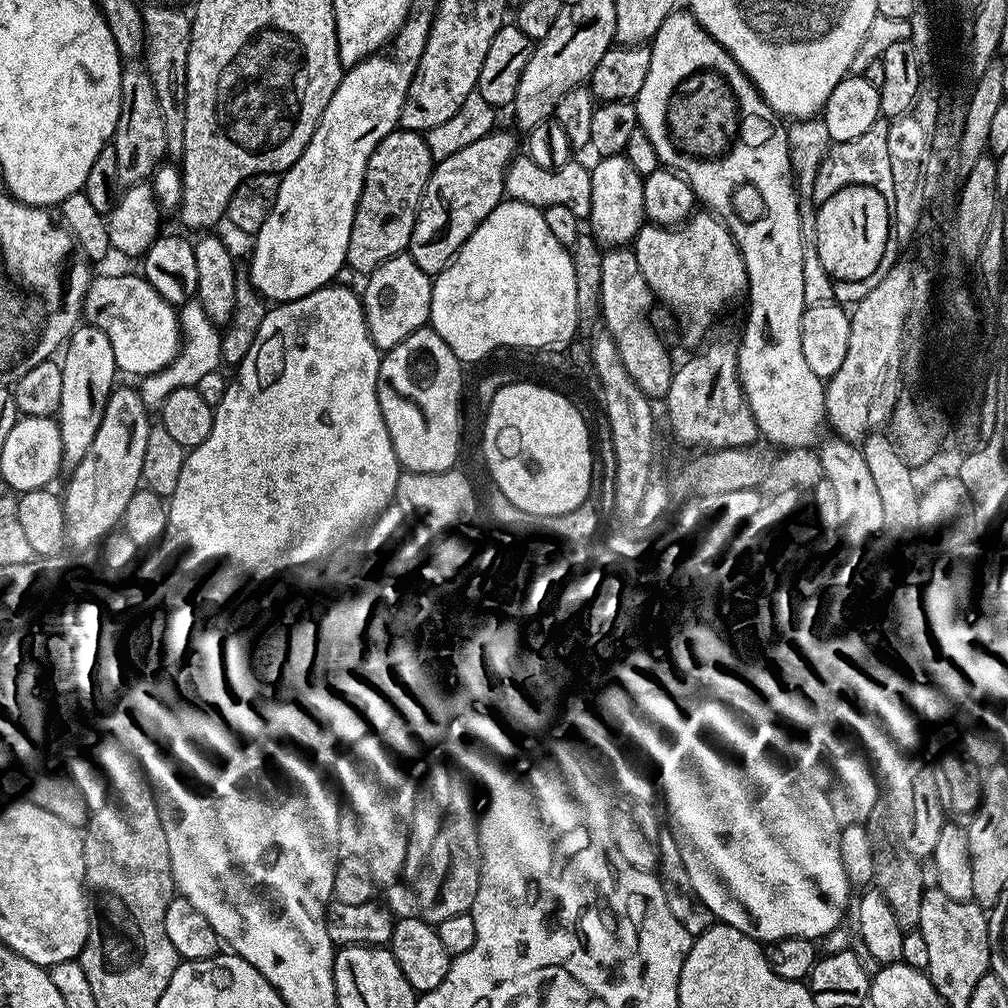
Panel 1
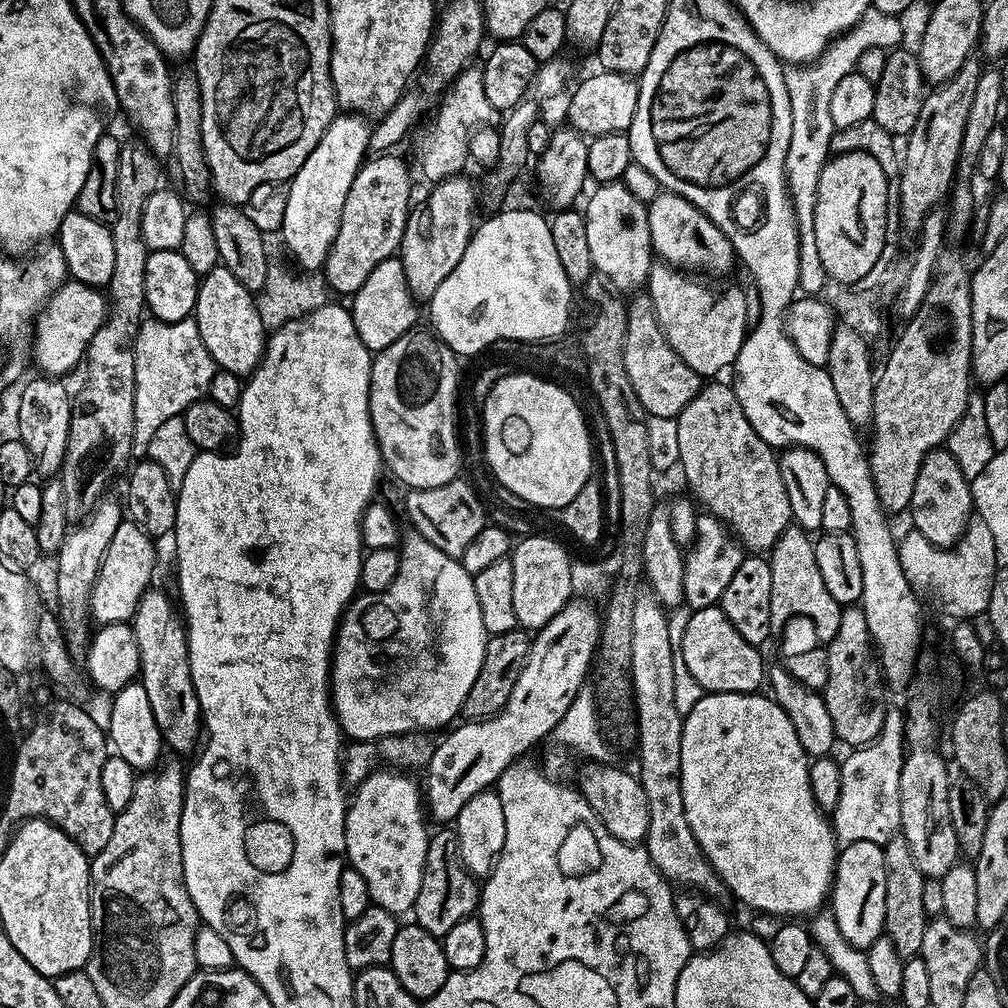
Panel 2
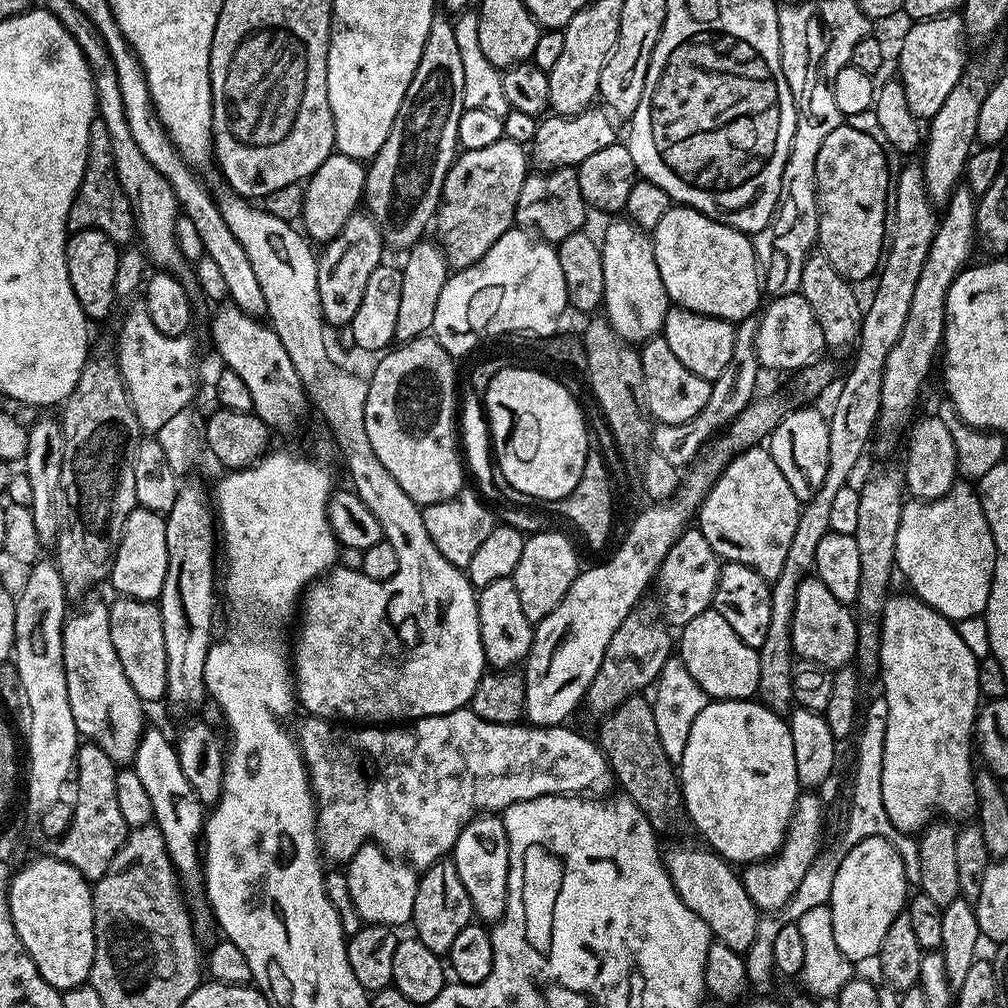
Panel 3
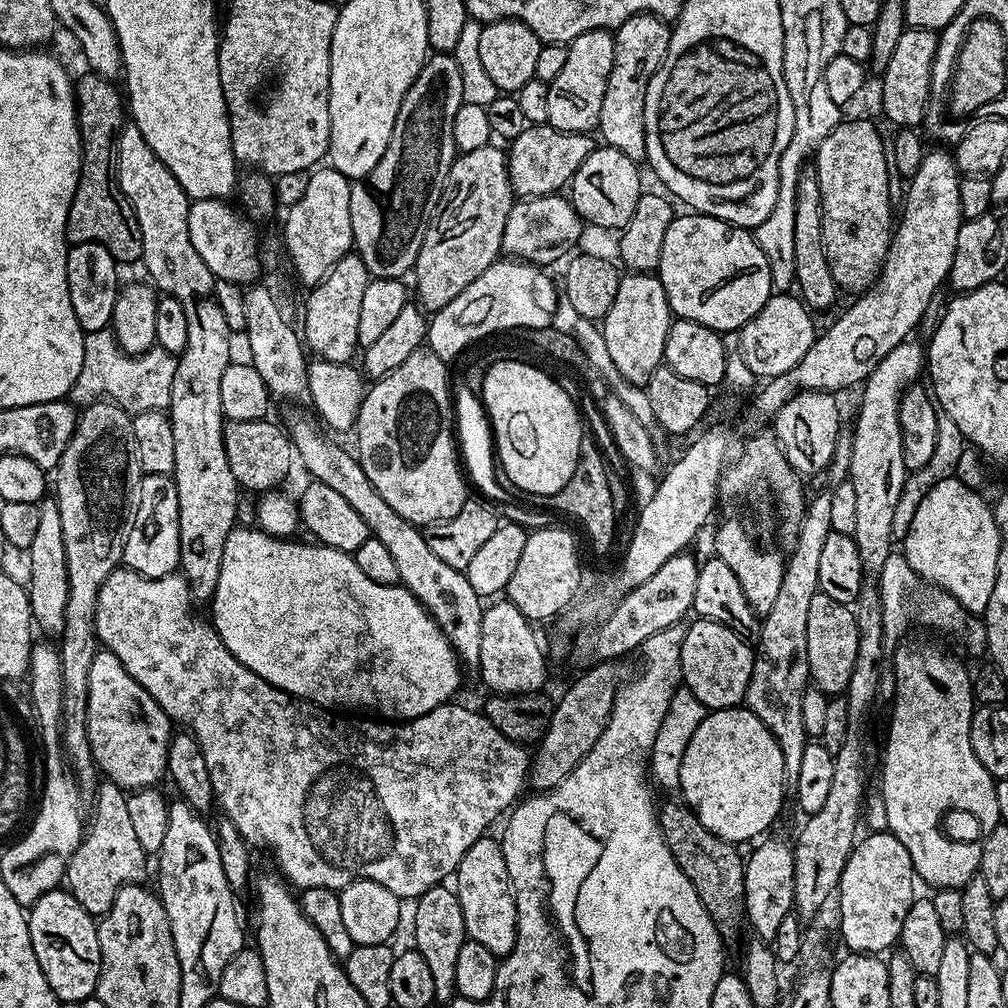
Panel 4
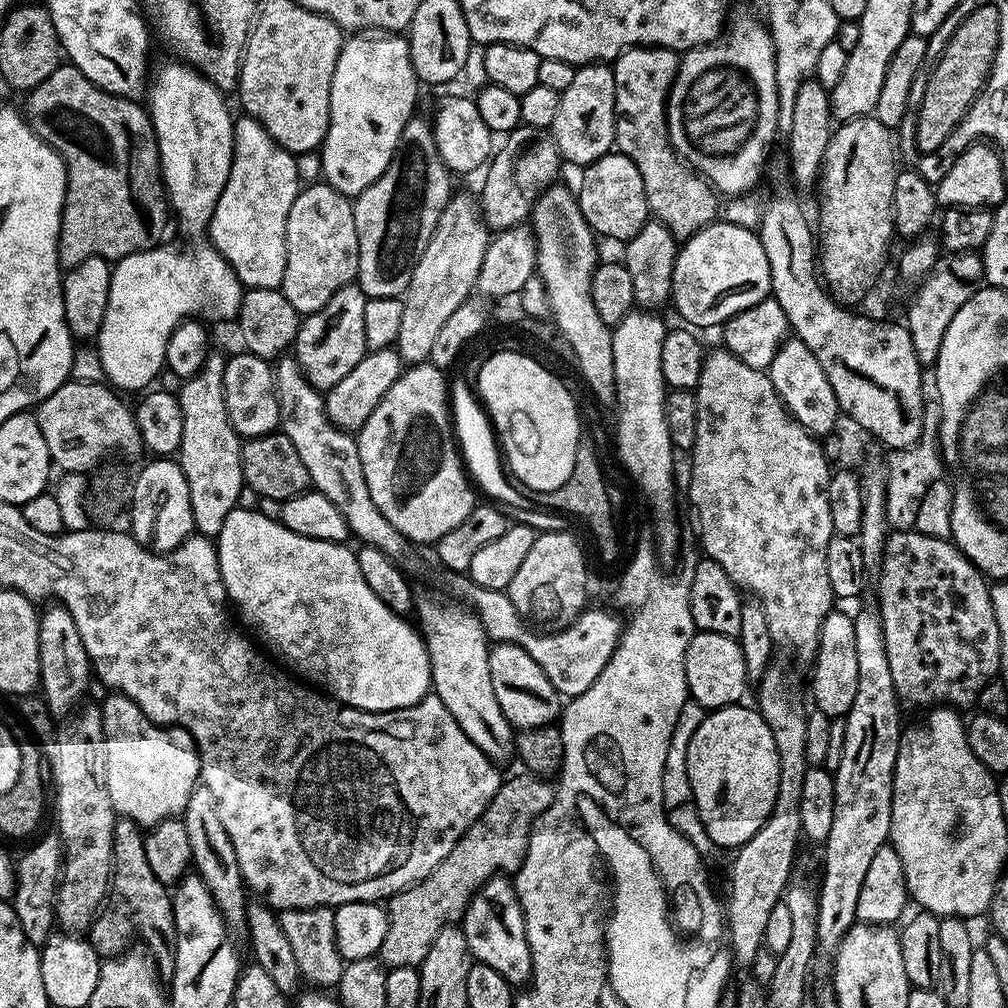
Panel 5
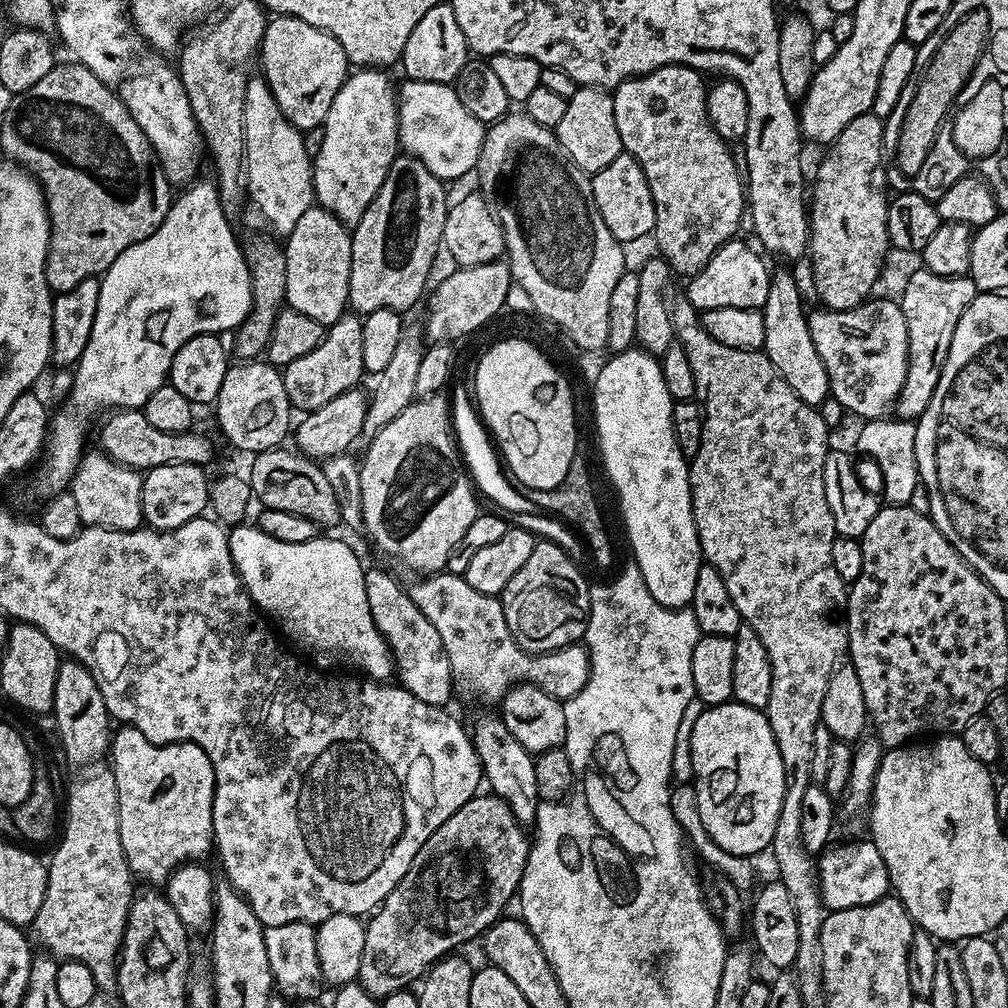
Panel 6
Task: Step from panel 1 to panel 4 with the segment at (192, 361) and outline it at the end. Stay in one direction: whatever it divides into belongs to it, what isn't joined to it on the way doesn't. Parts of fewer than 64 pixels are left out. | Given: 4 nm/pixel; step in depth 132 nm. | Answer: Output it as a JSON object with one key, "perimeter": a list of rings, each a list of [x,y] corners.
{"perimeter":[[[111,327],[87,333],[82,346],[82,370],[70,393],[76,406],[95,404],[97,400],[111,400],[130,414],[144,411],[164,412],[170,402],[170,389],[174,386],[177,357],[155,346],[132,356],[124,352]]]}

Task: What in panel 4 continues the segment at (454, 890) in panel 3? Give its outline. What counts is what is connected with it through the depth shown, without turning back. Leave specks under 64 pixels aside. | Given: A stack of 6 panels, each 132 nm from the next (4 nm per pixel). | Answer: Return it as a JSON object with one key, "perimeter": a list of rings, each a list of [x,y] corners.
{"perimeter":[[[437,886],[426,890],[415,901],[416,904],[416,944],[415,951],[426,958],[426,966],[430,966],[430,974],[434,977],[435,1003],[447,1005],[456,996],[454,982],[454,966],[458,966],[458,950],[462,950],[466,933],[462,906],[458,902],[455,891],[448,886]]]}

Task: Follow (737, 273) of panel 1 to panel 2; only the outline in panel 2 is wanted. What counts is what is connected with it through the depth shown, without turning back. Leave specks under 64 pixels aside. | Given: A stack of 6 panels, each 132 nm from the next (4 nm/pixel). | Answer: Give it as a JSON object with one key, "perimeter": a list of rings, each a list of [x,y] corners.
{"perimeter":[[[663,262],[653,263],[648,272],[646,294],[652,299],[658,326],[662,326],[662,334],[666,334],[678,358],[701,378],[716,378],[719,372],[729,371],[750,331],[748,296],[738,285],[726,281],[697,278]]]}

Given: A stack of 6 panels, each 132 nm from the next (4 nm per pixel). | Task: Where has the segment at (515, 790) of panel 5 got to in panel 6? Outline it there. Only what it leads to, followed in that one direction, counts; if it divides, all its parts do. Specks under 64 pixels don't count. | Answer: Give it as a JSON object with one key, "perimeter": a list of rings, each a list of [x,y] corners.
{"perimeter":[[[477,794],[470,798],[470,802],[466,802],[466,806],[454,810],[454,814],[450,814],[450,818],[446,818],[446,822],[442,822],[442,826],[438,826],[438,830],[434,830],[434,834],[430,834],[430,838],[426,838],[426,846],[422,846],[422,850],[418,850],[408,873],[400,879],[398,886],[394,886],[394,890],[390,890],[390,894],[380,903],[380,907],[371,913],[370,919],[367,921],[364,930],[366,946],[362,946],[362,962],[358,962],[358,974],[356,975],[356,980],[364,987],[366,994],[383,998],[395,992],[405,991],[412,986],[412,983],[415,985],[437,960],[443,960],[445,956],[460,950],[463,944],[470,943],[475,936],[476,939],[483,937],[484,933],[505,915],[504,907],[511,900],[513,903],[514,897],[519,893],[522,874],[526,870],[530,836],[529,833],[527,836],[524,832],[527,832],[525,825],[520,824],[518,818],[514,818],[514,814],[505,800],[491,794]]]}

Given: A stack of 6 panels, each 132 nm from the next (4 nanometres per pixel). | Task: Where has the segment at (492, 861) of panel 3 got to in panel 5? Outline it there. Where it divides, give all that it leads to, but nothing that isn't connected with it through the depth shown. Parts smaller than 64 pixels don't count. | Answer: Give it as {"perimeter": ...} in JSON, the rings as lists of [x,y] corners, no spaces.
{"perimeter":[[[507,875],[493,876],[475,892],[464,912],[462,927],[468,948],[479,963],[498,970],[498,974],[502,974],[502,978],[506,978],[513,986],[524,983],[527,985],[532,980],[532,955],[528,945],[528,931],[524,925],[524,911],[520,909],[520,901],[516,899],[516,885]]]}

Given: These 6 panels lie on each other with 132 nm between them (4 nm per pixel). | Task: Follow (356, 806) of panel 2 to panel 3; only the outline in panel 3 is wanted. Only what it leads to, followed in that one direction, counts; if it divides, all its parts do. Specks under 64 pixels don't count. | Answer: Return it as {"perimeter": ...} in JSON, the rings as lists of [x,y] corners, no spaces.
{"perimeter":[[[369,842],[357,850],[352,860],[347,861],[346,875],[350,882],[350,898],[354,898],[354,910],[358,910],[364,924],[385,924],[387,928],[396,930],[399,929],[399,924],[407,925],[411,921],[414,914],[414,894],[418,879],[417,869],[411,864],[389,856],[381,848]]]}

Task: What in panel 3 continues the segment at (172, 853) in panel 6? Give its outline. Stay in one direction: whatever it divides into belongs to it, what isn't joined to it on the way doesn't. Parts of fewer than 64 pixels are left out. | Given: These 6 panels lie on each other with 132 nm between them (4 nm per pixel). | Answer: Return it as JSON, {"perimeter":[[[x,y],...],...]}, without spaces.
{"perimeter":[[[89,595],[80,608],[64,621],[62,634],[62,658],[66,666],[66,694],[70,694],[70,714],[74,714],[74,726],[85,741],[97,744],[110,754],[117,766],[128,766],[136,759],[138,742],[142,738],[145,701],[130,686],[118,662],[118,650],[114,650],[114,638],[110,638],[110,607],[106,599]]]}

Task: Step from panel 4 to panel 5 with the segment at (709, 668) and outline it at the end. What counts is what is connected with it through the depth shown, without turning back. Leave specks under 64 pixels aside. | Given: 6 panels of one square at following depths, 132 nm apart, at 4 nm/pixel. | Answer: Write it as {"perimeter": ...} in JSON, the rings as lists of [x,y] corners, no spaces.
{"perimeter":[[[697,630],[690,638],[690,646],[686,646],[684,665],[689,697],[707,710],[739,705],[744,691],[750,688],[746,662],[742,662],[740,642],[735,636]]]}

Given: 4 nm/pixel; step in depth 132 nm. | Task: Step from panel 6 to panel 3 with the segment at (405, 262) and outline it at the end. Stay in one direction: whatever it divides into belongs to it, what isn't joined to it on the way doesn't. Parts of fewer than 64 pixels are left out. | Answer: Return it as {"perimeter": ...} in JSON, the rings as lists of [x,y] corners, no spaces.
{"perimeter":[[[437,14],[430,22],[430,34],[426,34],[426,46],[422,46],[422,58],[418,58],[418,70],[414,70],[410,90],[406,90],[406,98],[402,98],[394,126],[390,126],[390,138],[386,138],[382,150],[378,150],[378,154],[367,165],[363,203],[368,204],[367,211],[380,227],[380,233],[384,235],[389,249],[407,250],[423,237],[420,235],[427,228],[429,231],[436,210],[440,207],[444,179],[458,155],[458,118],[464,110],[462,59],[455,37],[455,26],[447,15]]]}

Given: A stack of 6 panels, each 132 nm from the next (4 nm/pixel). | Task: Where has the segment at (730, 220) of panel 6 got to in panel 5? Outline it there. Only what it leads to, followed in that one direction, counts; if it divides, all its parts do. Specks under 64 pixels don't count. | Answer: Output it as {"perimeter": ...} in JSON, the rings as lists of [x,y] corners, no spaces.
{"perimeter":[[[637,46],[627,48],[622,55],[616,57],[612,68],[616,83],[616,142],[614,148],[626,158],[630,158],[630,162],[634,162],[634,166],[638,166],[638,174],[642,174],[642,182],[646,186],[646,202],[649,213],[660,223],[665,224],[673,236],[687,238],[717,219],[716,211],[720,208],[721,197],[705,177],[689,168],[677,156],[668,140],[666,105],[668,92],[672,88],[679,65],[680,56],[670,48]]]}

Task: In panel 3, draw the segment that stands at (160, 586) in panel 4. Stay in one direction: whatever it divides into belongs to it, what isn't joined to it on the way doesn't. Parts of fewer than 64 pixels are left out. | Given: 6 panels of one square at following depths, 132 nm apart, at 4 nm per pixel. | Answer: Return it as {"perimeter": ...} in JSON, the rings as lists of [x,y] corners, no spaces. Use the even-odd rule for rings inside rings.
{"perimeter":[[[116,598],[111,601],[108,609],[110,614],[110,638],[114,638],[114,650],[118,650],[118,662],[122,662],[122,670],[134,686],[134,690],[140,695],[141,700],[165,699],[168,691],[168,679],[166,678],[166,642],[162,638],[162,618],[159,607],[151,600],[130,600],[127,598]],[[465,706],[450,714],[427,716],[421,720],[405,723],[403,726],[345,726],[340,722],[322,720],[319,718],[305,719],[305,724],[298,731],[300,753],[304,756],[304,764],[308,768],[308,781],[312,784],[312,797],[316,799],[316,835],[320,838],[321,853],[329,861],[341,860],[347,862],[362,845],[373,843],[383,852],[393,858],[399,858],[412,865],[417,870],[423,870],[445,859],[451,853],[452,847],[458,842],[458,834],[473,818],[481,814],[500,814],[504,809],[518,802],[533,800],[539,796],[563,796],[565,794],[584,794],[587,788],[597,788],[604,792],[614,784],[614,776],[609,771],[609,765],[595,739],[587,740],[580,732],[575,732],[569,726],[554,728],[537,728],[524,722],[515,724],[495,724],[486,722],[486,718],[478,718],[471,707]]]}

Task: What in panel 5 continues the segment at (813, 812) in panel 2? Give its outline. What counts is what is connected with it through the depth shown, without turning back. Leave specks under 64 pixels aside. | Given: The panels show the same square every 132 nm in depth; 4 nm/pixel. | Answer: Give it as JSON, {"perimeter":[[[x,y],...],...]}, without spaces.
{"perimeter":[[[733,706],[709,711],[686,754],[686,770],[692,787],[691,803],[704,823],[704,832],[716,844],[735,850],[766,822],[778,794],[778,750],[755,707]]]}

